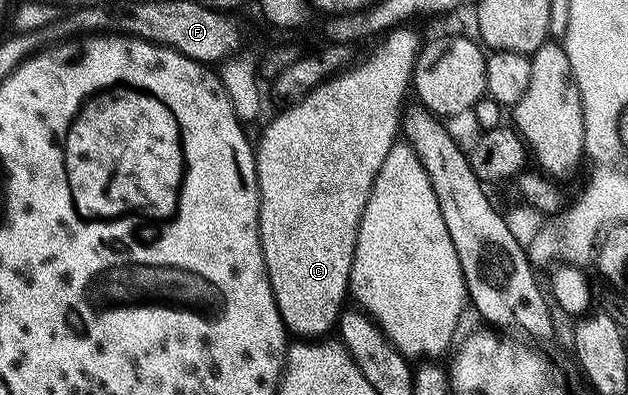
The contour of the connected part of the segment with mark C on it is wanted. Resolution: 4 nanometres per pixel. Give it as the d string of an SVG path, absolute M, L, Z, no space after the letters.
M398 28L390 30L376 43L377 47L366 56L365 59L354 61L352 65L329 78L319 88L315 88L302 102L295 102L284 107L285 110L278 118L273 118L265 126L261 139L256 139L255 153L257 156L257 187L261 193L261 215L259 216L259 228L261 229L261 247L263 248L263 260L267 268L267 276L271 284L271 292L275 296L276 306L279 308L280 318L285 324L285 329L290 335L301 340L317 340L329 329L336 327L338 318L342 313L344 300L349 294L349 277L351 276L351 264L357 247L359 236L359 224L363 212L367 208L367 200L373 191L375 176L379 176L379 168L383 168L383 160L387 160L387 152L391 152L394 142L398 141L401 128L401 115L406 105L405 93L408 95L413 80L413 65L417 59L417 51L421 49L422 39L417 39L413 28Z

